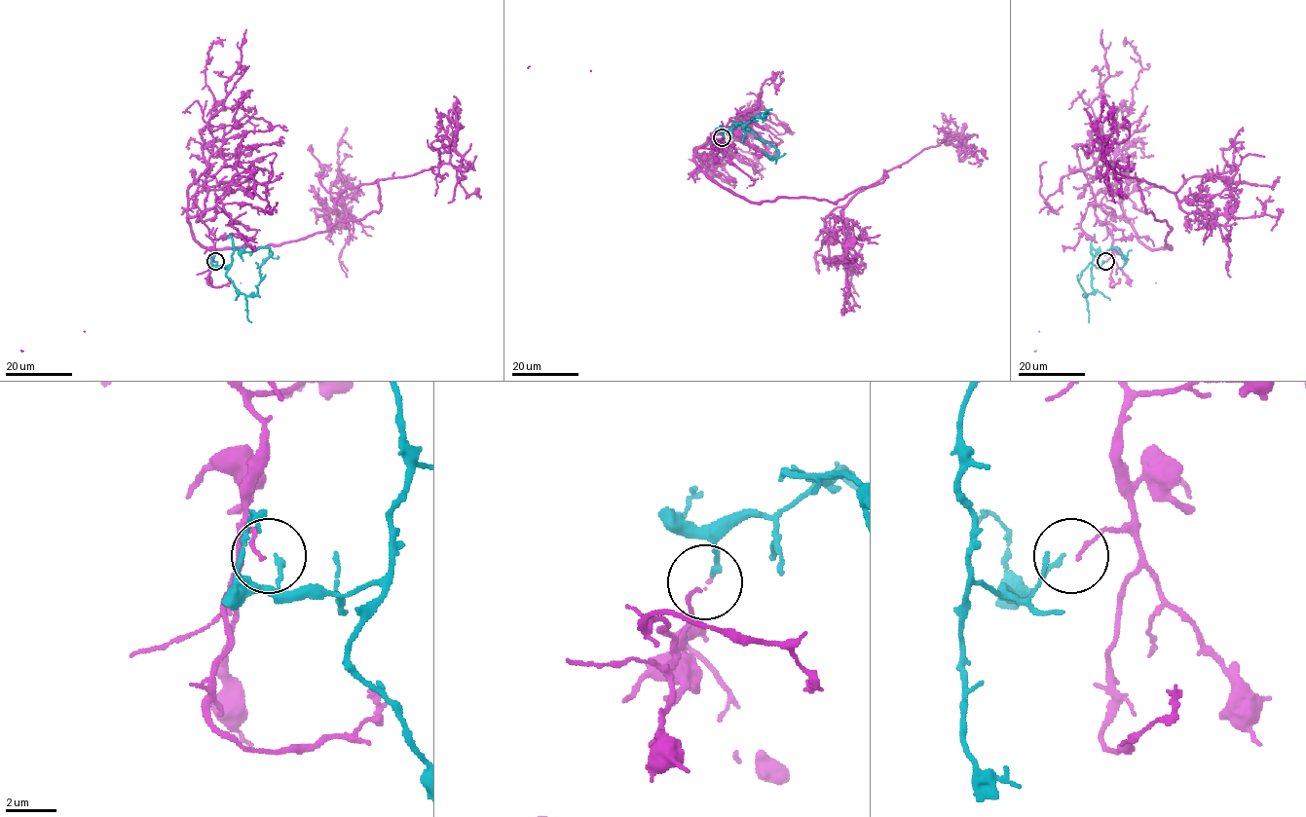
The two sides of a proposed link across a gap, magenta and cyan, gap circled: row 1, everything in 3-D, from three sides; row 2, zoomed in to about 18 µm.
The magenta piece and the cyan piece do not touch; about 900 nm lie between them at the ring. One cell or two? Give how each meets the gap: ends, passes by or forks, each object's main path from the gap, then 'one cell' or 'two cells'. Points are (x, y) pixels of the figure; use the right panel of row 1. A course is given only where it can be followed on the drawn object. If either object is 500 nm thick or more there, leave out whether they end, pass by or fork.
magenta ends | cyan ends | magenta via (1106, 261), (1112, 214), (1147, 247), (1171, 246), (1140, 179), (1188, 213), (1270, 215), (1271, 230) | cyan via (1104, 261), (1100, 266), (1092, 265), (1093, 290), (1086, 295), (1078, 281), (1090, 262) | one cell

